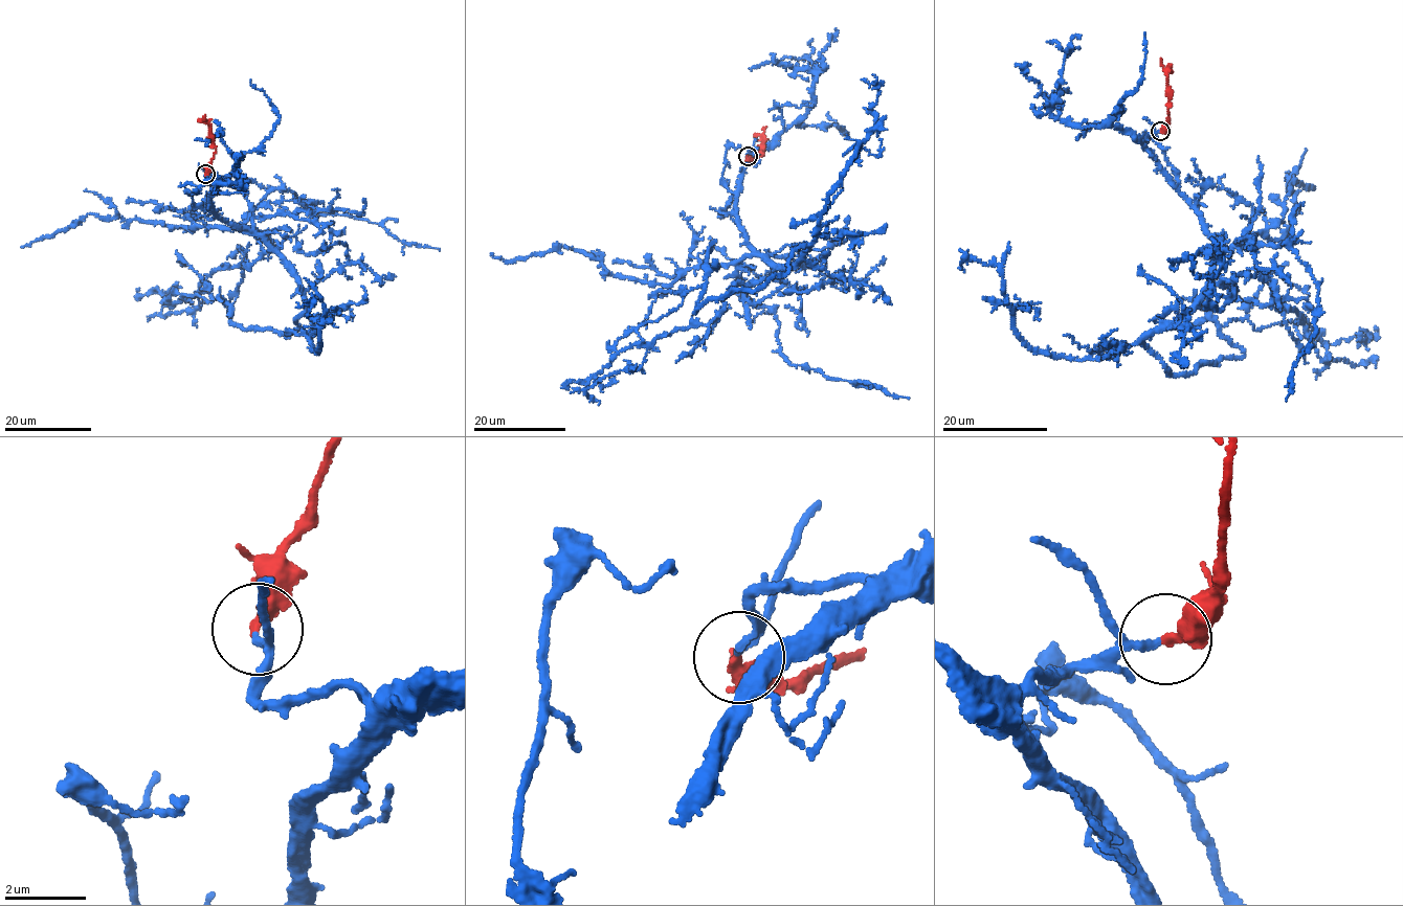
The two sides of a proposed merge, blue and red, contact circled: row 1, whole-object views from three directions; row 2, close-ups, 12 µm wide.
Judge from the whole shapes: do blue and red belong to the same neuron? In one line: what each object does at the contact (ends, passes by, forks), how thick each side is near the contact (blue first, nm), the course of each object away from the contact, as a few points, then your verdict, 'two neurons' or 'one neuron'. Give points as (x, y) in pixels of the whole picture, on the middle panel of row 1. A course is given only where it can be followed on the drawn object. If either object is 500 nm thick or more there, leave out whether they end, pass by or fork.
blue passes by | red ends | 110/380 nm | blue via (747, 156), (749, 243), (783, 268), (807, 245), (639, 324) | red via (747, 157), (753, 159), (763, 153), (763, 133), (766, 126) | one neuron

